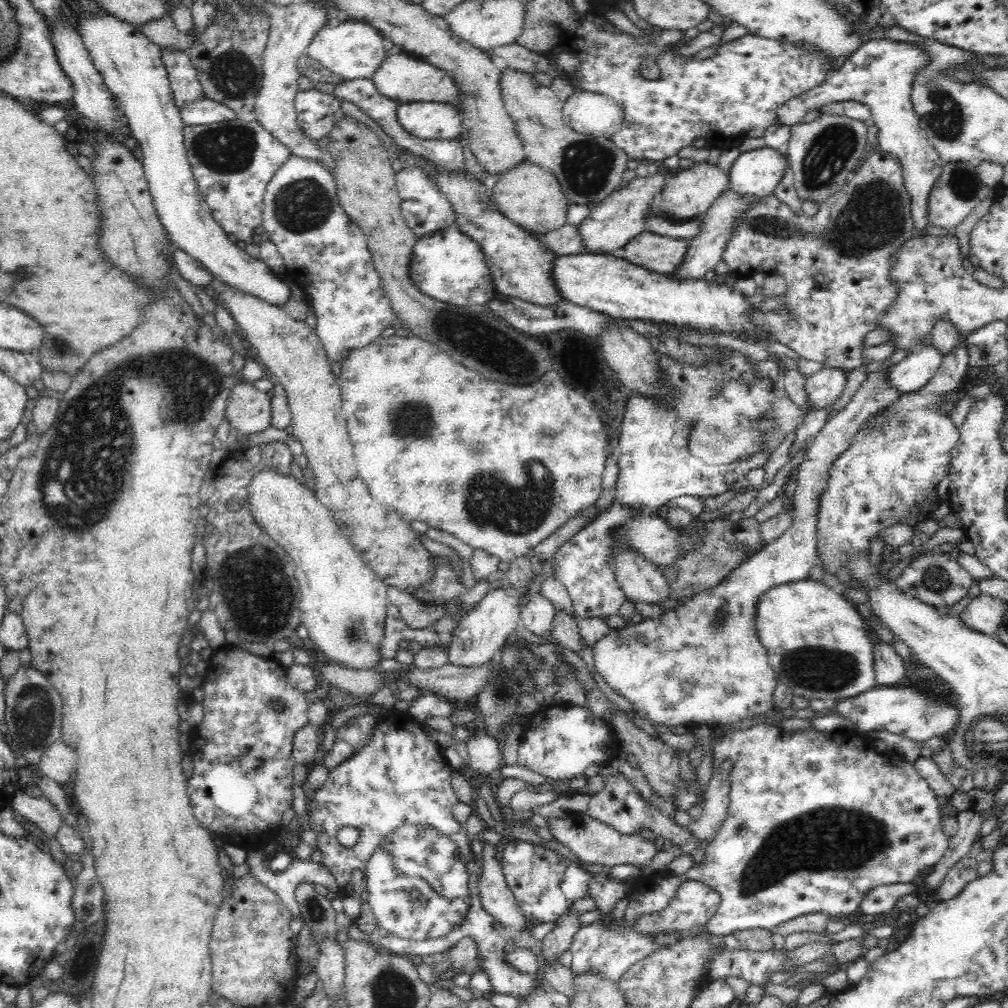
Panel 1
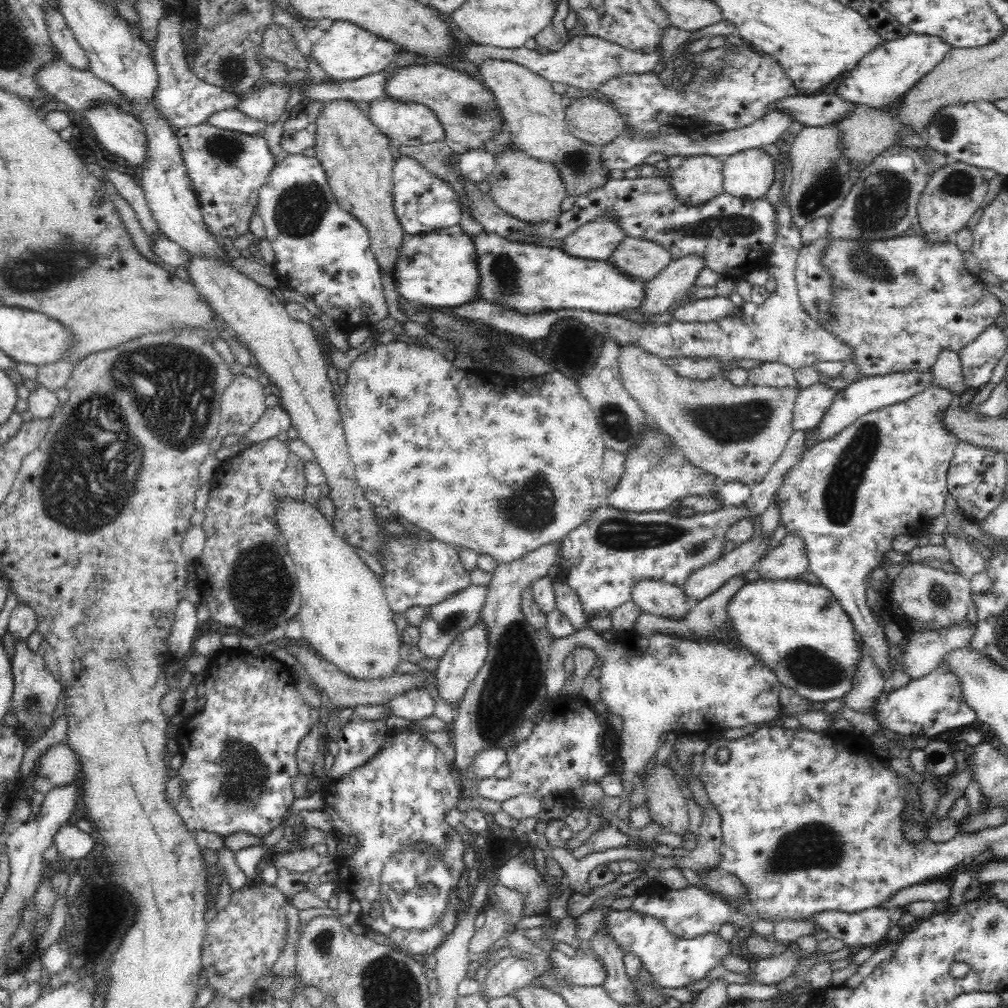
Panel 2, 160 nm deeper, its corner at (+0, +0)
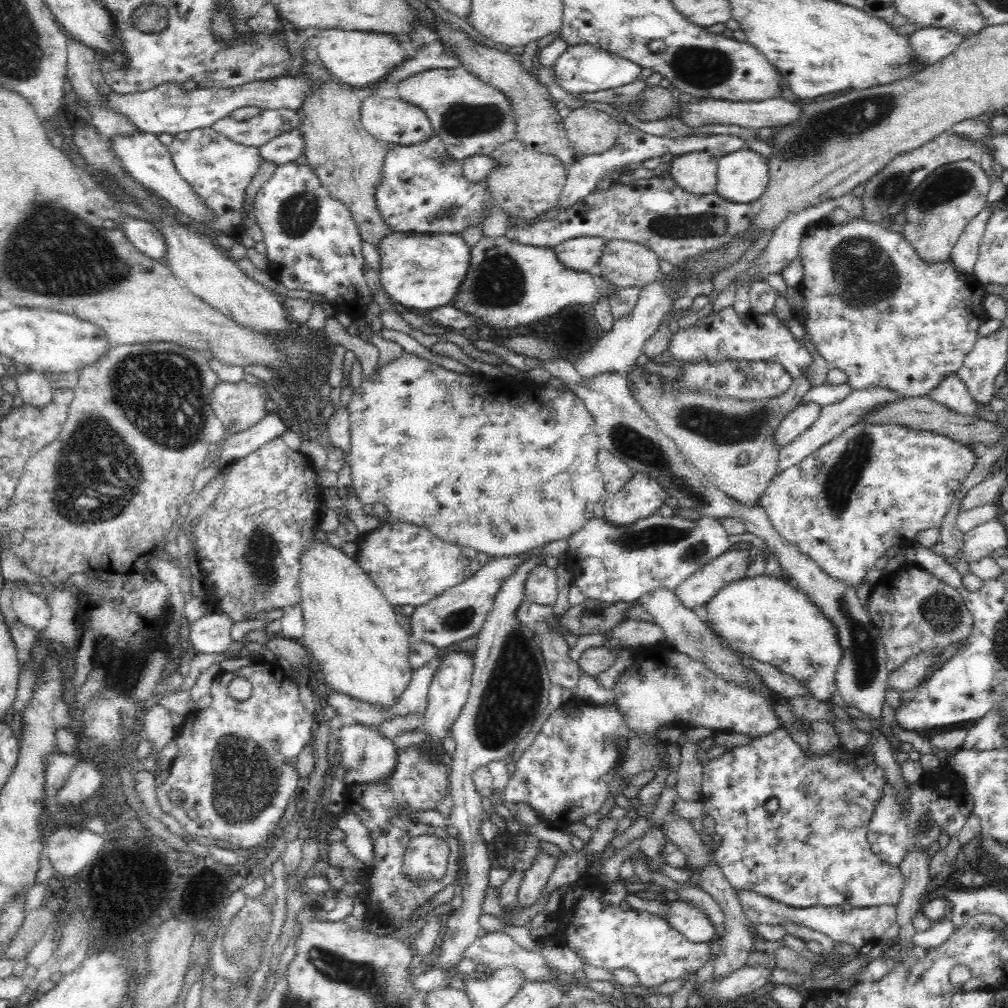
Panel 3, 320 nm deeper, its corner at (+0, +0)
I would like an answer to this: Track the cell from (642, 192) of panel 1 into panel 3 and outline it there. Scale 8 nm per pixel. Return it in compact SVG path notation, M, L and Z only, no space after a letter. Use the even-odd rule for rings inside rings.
M579 236L565 240L552 249L564 267L576 272L598 275L598 258L602 256L604 244L604 239L598 237Z

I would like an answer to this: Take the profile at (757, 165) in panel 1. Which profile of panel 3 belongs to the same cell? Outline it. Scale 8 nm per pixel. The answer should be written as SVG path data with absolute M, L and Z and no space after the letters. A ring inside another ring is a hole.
M747 146L717 159L715 192L736 204L753 203L768 184L768 159Z

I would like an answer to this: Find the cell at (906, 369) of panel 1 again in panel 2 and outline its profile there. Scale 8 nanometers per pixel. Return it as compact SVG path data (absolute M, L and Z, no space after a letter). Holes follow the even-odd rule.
M908 371L886 376L859 378L843 391L836 393L832 404L828 406L827 412L822 417L822 421L818 424L818 427L806 433L803 452L810 450L816 444L822 444L824 440L834 438L834 436L837 436L842 430L857 422L860 417L865 416L867 413L882 410L882 408L904 402L920 394L920 392L930 387L930 380L932 380L931 371L926 371L925 373Z

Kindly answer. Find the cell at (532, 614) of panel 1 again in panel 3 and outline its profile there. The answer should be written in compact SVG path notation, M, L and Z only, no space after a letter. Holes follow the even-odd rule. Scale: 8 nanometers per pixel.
M542 562L538 564L524 582L524 600L536 604L553 604L558 594L558 576L556 570L550 569Z

